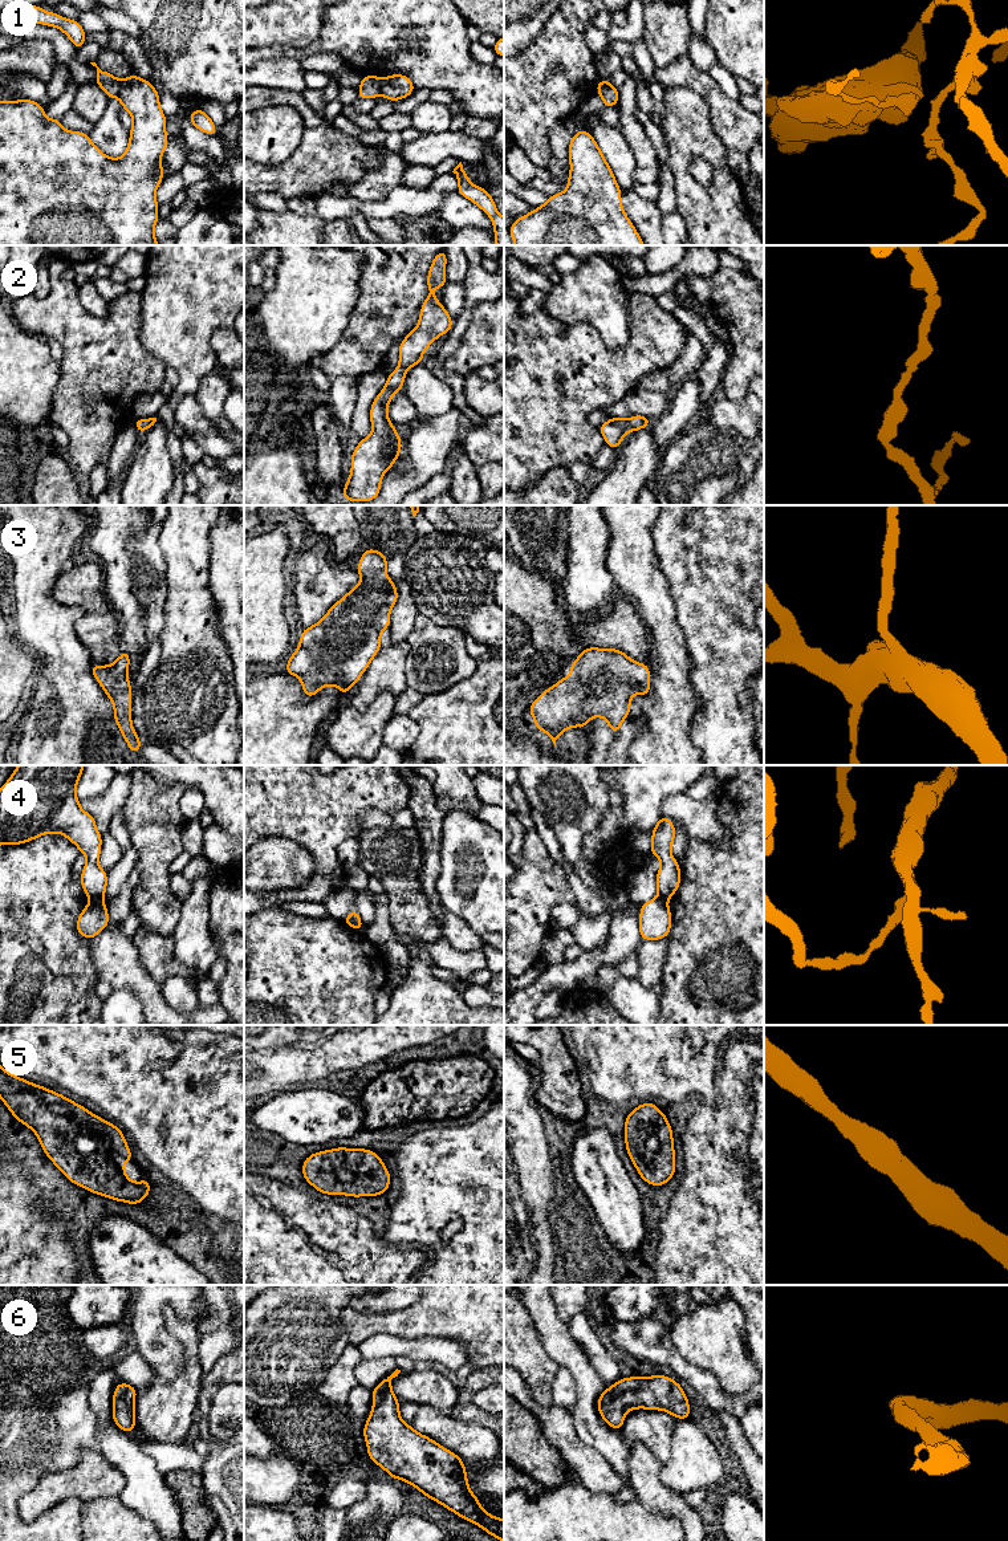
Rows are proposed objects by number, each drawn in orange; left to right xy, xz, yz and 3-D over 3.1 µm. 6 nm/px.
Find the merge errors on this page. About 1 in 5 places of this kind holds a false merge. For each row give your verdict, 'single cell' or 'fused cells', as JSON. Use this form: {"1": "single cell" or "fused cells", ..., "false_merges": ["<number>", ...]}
{"1": "fused cells", "2": "single cell", "3": "single cell", "4": "fused cells", "5": "single cell", "6": "single cell", "false_merges": ["1", "4"]}

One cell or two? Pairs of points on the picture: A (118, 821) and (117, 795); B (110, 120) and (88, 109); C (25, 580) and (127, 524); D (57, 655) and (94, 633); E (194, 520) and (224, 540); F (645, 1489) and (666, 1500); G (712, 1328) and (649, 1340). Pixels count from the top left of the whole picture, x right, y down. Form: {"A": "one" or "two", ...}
{"A": "two", "B": "two", "C": "two", "D": "two", "E": "two", "F": "one", "G": "two"}

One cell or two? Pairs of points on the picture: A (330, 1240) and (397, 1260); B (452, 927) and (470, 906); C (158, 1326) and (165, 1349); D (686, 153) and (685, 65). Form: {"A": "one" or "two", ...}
{"A": "one", "B": "two", "C": "one", "D": "two"}

